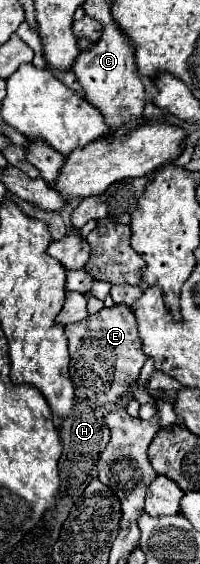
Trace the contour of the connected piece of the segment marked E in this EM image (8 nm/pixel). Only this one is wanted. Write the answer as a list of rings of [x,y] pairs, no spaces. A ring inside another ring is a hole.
[[[114,304],[102,308],[96,314],[90,314],[86,320],[68,324],[66,336],[70,342],[70,376],[76,386],[78,396],[86,396],[92,402],[108,404],[116,402],[122,394],[128,392],[140,376],[140,370],[146,362],[142,352],[142,340],[138,336],[136,316],[124,304]]]

